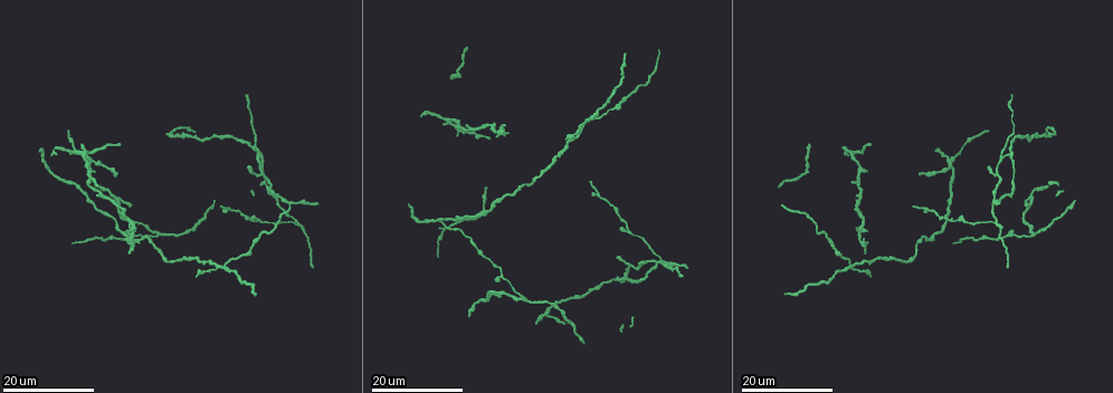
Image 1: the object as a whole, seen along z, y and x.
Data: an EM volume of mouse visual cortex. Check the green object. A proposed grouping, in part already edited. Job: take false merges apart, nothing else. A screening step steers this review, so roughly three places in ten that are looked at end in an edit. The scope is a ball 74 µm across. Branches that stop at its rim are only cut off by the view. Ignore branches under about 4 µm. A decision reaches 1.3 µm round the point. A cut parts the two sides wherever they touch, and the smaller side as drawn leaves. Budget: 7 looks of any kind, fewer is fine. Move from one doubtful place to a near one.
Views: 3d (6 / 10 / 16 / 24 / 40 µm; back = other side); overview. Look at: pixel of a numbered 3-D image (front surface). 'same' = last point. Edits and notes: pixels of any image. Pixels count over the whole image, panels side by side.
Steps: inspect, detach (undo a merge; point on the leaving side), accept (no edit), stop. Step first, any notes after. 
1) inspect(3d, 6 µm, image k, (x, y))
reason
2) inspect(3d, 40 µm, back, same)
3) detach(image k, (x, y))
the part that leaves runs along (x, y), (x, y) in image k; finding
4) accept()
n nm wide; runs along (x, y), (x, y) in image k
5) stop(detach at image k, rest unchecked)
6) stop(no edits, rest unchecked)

inspect(3d, 24 µm, image 1, (446, 123))
looks like a crossing

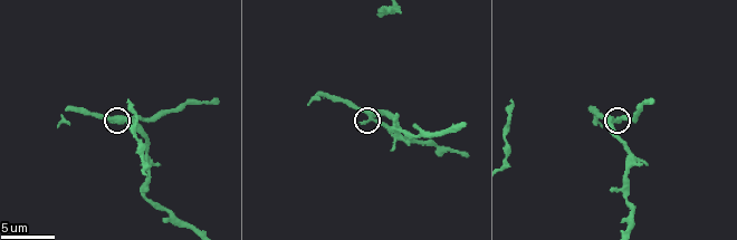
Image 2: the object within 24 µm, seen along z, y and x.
inspect(3d, 10 µm, image 2, (374, 122))

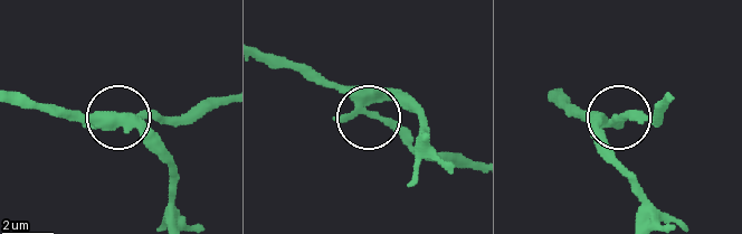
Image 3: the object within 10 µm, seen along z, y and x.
inspect(3d, 10 µm, back, image 3, (366, 113))

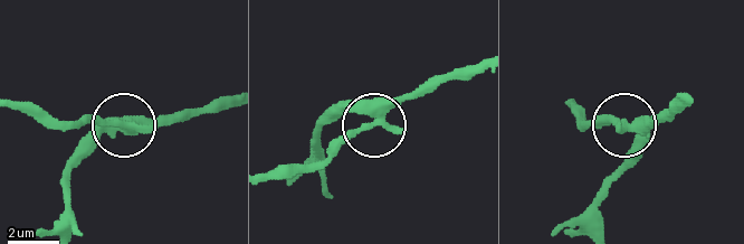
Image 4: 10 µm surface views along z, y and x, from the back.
detach(image 4, (349, 137))
4 arms; the part that leaves runs along (377, 125), (360, 127), (322, 161), (270, 172) in image 4; a second cell is stuck on

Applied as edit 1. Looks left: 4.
inspect(3d, 16 µm, image 1, (526, 302))

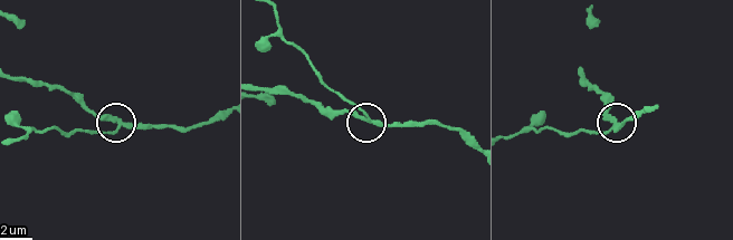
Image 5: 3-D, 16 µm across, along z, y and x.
inspect(3d, 6 µm, image 5, (615, 122))

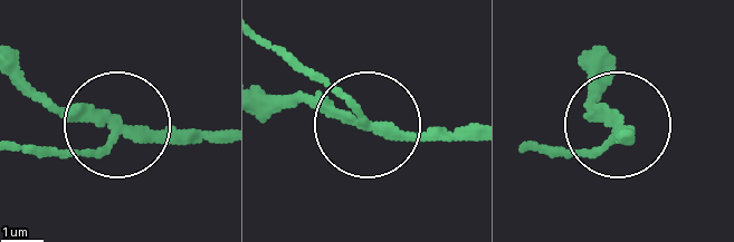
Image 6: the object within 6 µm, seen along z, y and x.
detach(image 6, (72, 153))
side arm 22 µm; the part that leaves runs along (113, 132), (85, 149), (10, 149) in image 6; a second cell is stuck on

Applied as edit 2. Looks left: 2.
stop(detach at image 4, detach at image 6, rest unchecked)

